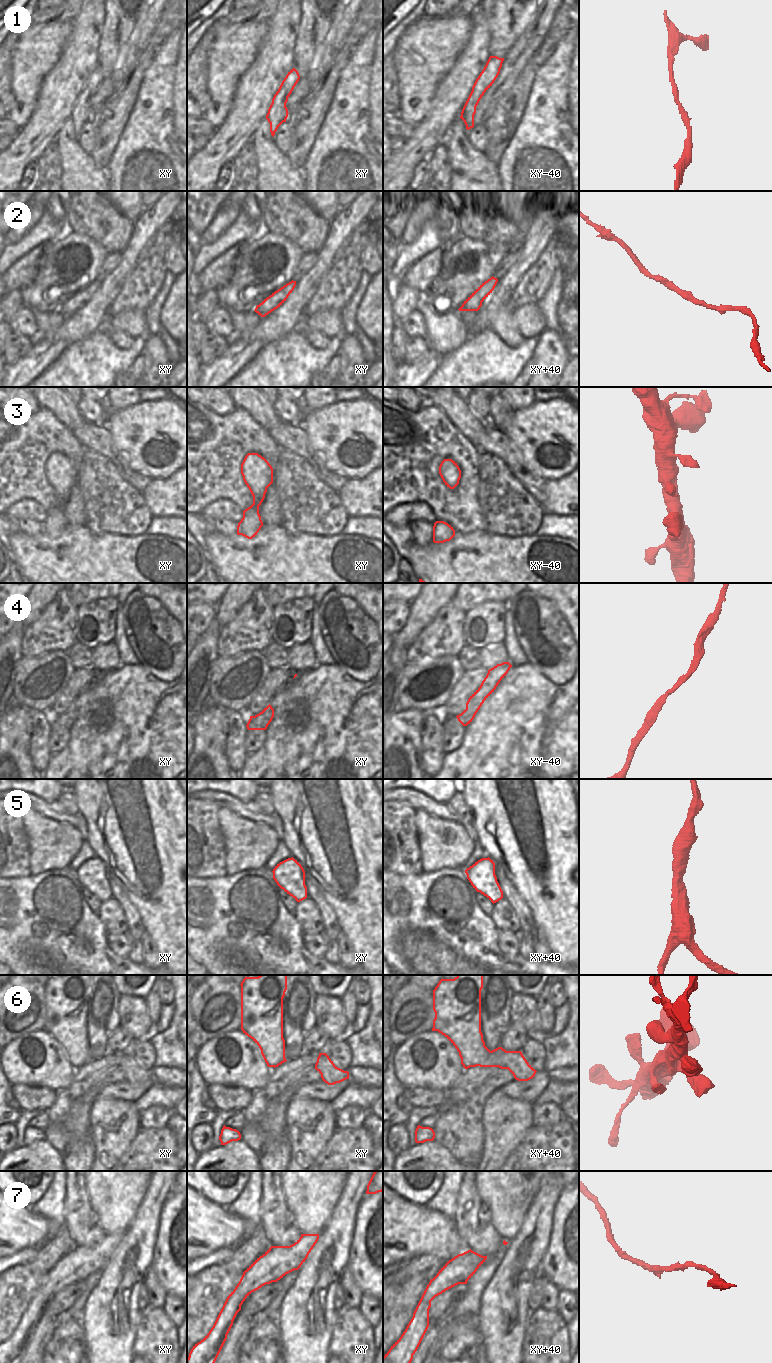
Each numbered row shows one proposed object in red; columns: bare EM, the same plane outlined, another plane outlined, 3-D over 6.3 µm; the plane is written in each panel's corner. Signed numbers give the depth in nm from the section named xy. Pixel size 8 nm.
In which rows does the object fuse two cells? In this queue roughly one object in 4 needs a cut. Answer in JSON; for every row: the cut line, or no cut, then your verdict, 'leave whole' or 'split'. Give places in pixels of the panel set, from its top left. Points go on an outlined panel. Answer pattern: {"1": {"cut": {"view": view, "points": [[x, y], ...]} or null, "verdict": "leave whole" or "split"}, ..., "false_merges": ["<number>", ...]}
{"1": {"cut": null, "verdict": "leave whole"}, "2": {"cut": null, "verdict": "leave whole"}, "3": {"cut": null, "verdict": "leave whole"}, "4": {"cut": null, "verdict": "leave whole"}, "5": {"cut": null, "verdict": "leave whole"}, "6": {"cut": null, "verdict": "leave whole"}, "7": {"cut": null, "verdict": "leave whole"}, "false_merges": []}

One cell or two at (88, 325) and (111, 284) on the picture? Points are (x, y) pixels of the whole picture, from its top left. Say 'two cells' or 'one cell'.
one cell

